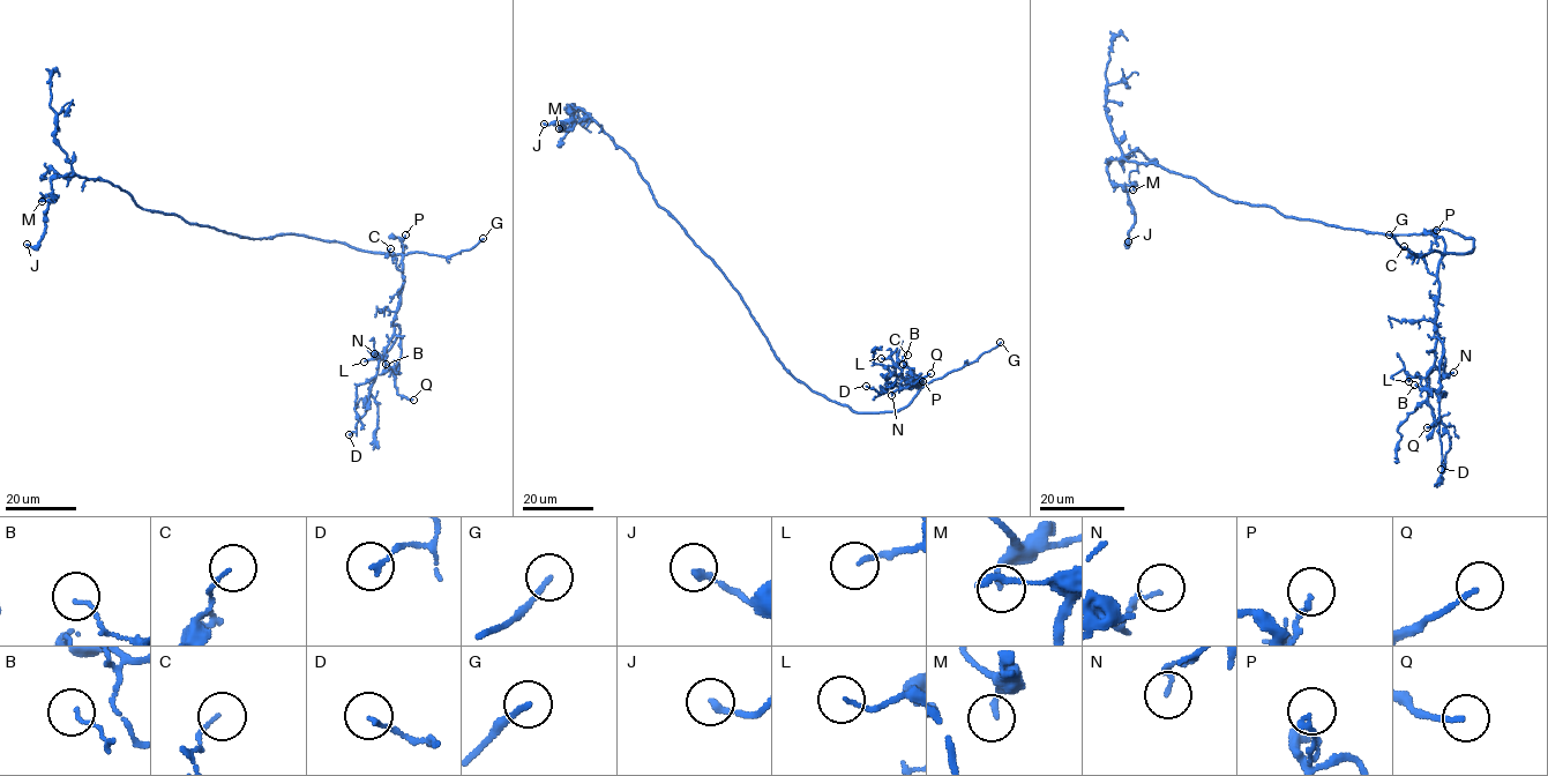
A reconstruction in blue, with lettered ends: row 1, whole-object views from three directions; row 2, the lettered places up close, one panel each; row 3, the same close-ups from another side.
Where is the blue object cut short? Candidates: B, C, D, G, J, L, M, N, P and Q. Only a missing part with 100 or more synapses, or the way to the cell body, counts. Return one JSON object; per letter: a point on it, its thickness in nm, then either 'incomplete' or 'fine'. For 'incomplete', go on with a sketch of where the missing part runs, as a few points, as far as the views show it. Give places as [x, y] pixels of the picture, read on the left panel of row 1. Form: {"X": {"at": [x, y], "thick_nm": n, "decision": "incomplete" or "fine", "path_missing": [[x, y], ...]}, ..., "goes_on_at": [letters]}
{"B": {"at": [386, 364], "thick_nm": 70, "decision": "fine"}, "C": {"at": [390, 248], "thick_nm": 110, "decision": "fine"}, "D": {"at": [349, 434], "thick_nm": 140, "decision": "fine"}, "G": {"at": [483, 238], "thick_nm": 160, "decision": "incomplete"}, "J": {"at": [27, 244], "thick_nm": 240, "decision": "fine"}, "L": {"at": [364, 362], "thick_nm": 130, "decision": "fine"}, "M": {"at": [42, 201], "thick_nm": 170, "decision": "fine"}, "N": {"at": [374, 353], "thick_nm": 140, "decision": "fine"}, "P": {"at": [405, 234], "thick_nm": 160, "decision": "fine"}, "Q": {"at": [413, 400], "thick_nm": 150, "decision": "fine"}, "goes_on_at": ["G"]}

